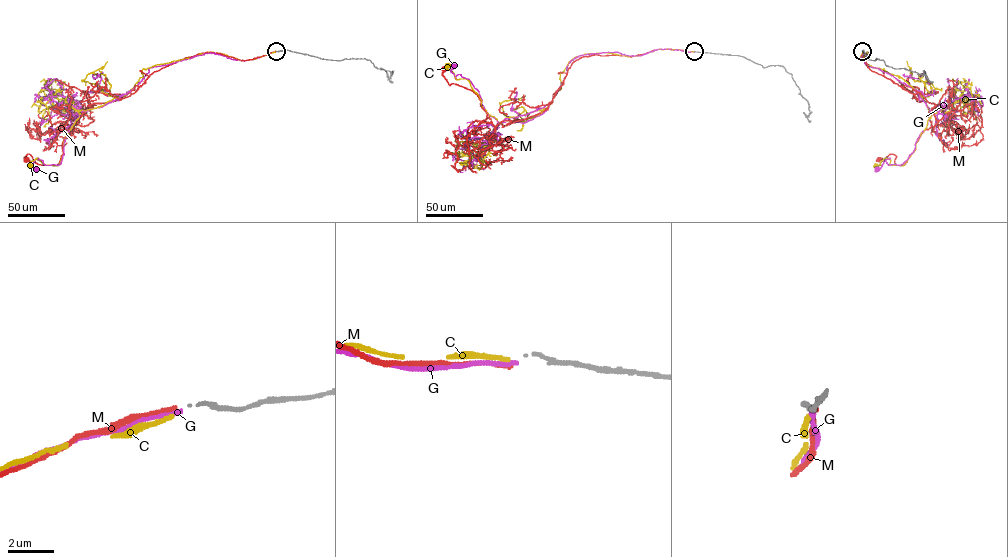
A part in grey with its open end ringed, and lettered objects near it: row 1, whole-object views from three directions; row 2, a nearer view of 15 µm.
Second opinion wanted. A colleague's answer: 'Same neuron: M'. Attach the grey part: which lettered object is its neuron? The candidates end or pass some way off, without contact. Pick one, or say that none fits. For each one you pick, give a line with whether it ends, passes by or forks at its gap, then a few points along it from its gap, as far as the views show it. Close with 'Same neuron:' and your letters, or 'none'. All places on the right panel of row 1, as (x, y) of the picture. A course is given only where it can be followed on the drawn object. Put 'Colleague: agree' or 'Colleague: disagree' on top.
Colleague: disagree
C: it ends there; it runs (862, 51), (860, 61), (868, 52), (866, 64), (899, 76), (938, 110), (902, 166), (887, 158), (876, 166)
Same neuron: C

